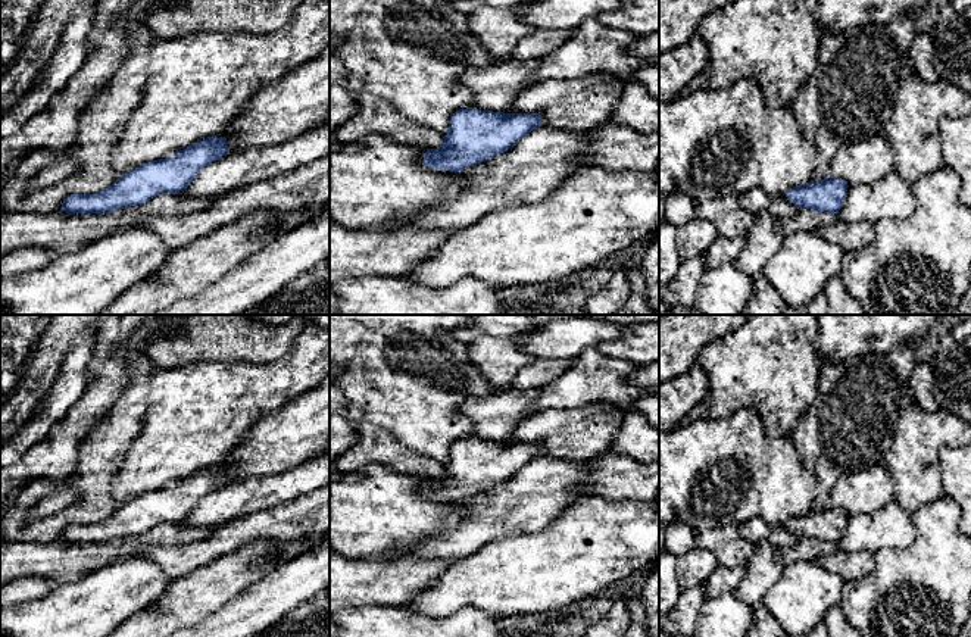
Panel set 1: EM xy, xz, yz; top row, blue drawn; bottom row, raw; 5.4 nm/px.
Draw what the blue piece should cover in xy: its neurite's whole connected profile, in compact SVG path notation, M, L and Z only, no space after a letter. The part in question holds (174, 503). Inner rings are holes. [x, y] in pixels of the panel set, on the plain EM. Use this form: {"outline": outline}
{"outline": "M213 465L199 469L171 487L131 499L99 522L68 525L60 540L69 544L109 543L143 534L159 524L179 524L204 496L228 483L225 466Z"}

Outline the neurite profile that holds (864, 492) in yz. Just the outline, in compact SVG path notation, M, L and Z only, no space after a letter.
M884 465L844 474L833 485L828 506L840 508L847 515L872 513L894 502L896 487Z

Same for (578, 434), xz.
M608 403L543 410L522 421L505 443L540 443L541 456L587 460L611 450L622 418Z

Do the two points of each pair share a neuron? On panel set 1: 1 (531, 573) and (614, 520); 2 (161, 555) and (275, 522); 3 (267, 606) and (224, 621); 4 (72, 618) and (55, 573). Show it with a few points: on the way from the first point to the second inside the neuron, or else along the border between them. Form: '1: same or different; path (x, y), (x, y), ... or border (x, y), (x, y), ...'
1: same; path (552, 567), (583, 537), (593, 537)
2: same; path (189, 555), (202, 553), (247, 528)
3: same; path (256, 609), (240, 621), (234, 621)
4: different; border (66, 581), (53, 584)

